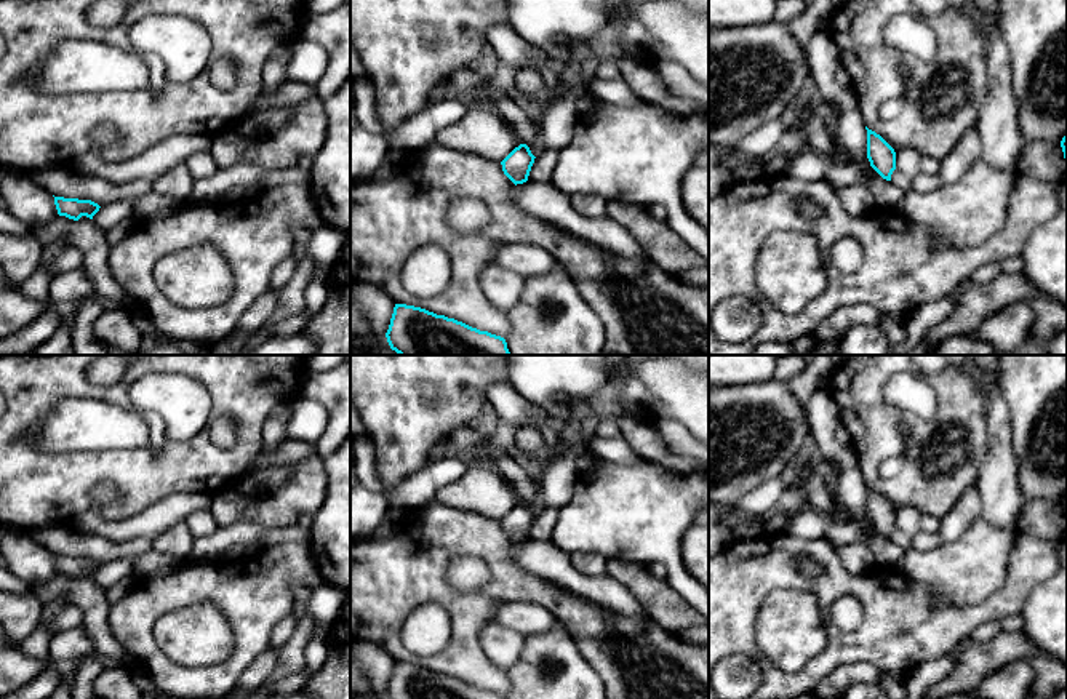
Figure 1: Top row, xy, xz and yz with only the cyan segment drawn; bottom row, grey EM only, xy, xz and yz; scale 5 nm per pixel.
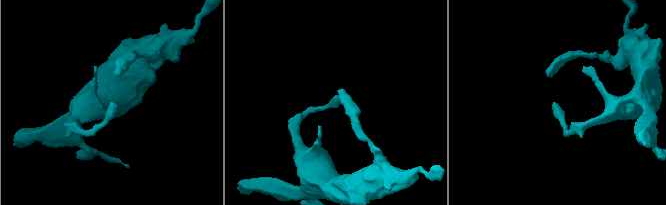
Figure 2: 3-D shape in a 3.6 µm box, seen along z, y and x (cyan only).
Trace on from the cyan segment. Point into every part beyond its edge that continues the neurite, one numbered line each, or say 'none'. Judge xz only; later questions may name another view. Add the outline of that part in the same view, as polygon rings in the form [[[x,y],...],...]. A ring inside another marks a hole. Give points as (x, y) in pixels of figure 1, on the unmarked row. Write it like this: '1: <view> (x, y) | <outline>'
none

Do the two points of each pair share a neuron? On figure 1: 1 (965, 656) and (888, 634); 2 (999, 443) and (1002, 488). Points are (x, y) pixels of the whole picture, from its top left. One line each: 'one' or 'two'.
1: two
2: one

